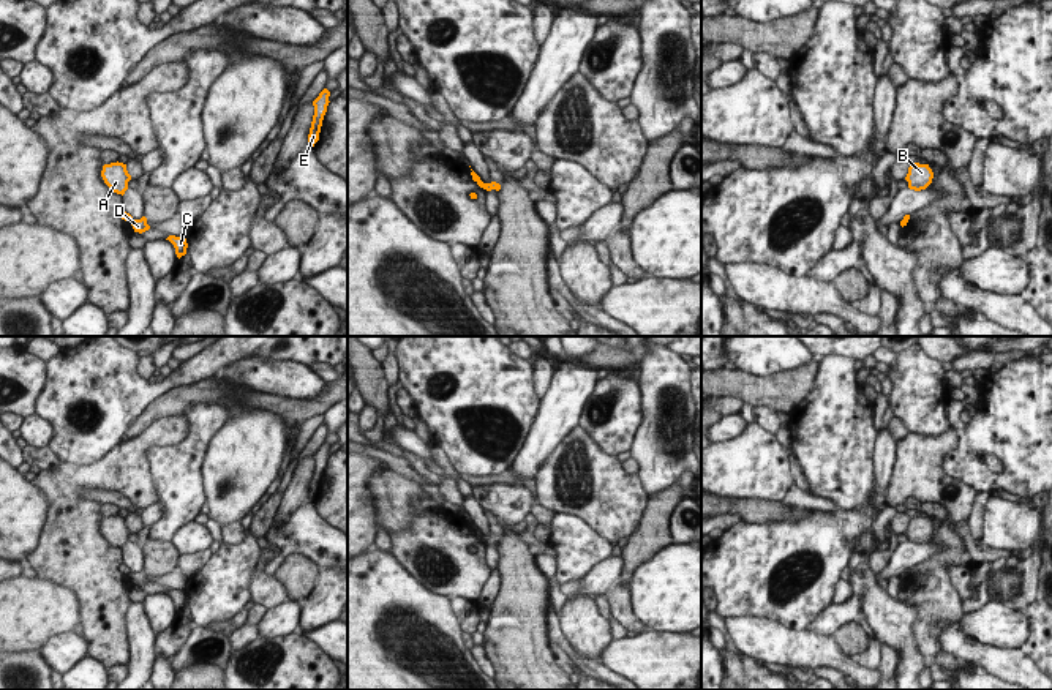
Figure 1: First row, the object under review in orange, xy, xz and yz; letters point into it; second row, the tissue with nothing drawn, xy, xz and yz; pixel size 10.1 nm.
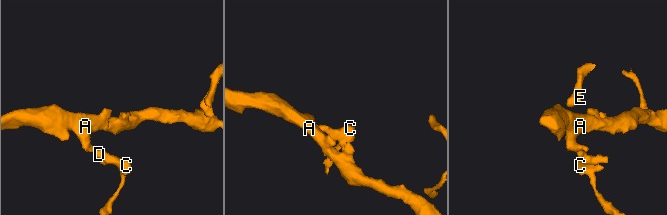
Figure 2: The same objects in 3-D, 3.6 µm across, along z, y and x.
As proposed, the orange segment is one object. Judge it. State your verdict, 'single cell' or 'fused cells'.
fused cells

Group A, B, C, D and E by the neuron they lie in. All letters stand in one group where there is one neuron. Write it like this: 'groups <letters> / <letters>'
groups A B E / C D

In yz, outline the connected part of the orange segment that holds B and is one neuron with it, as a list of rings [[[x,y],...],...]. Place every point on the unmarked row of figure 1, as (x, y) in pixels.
[[[910,518],[908,521],[908,527],[905,531],[905,534],[908,535],[908,542],[915,543],[915,545],[921,545],[926,543],[934,532],[934,526],[929,521],[929,518]]]

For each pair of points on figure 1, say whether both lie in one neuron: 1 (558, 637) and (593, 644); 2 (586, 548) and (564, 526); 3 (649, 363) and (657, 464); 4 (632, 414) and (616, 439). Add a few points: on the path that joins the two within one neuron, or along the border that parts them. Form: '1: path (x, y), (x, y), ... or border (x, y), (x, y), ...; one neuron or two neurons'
1: border (558, 619), (564, 637), (583, 656), (599, 659); two neurons
2: path (582, 543), (569, 531); one neuron
3: path (653, 389), (654, 439); one neuron
4: path (626, 420), (616, 433); one neuron

